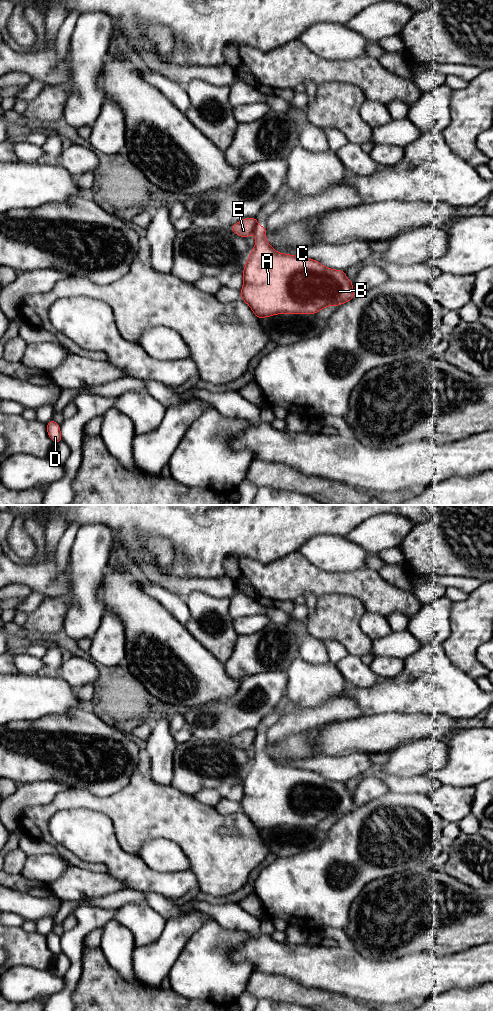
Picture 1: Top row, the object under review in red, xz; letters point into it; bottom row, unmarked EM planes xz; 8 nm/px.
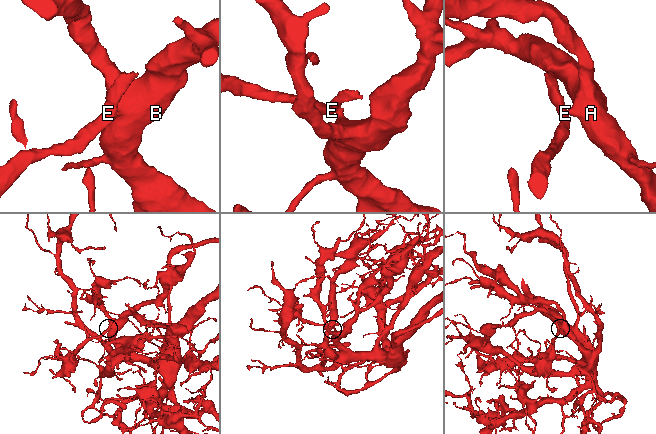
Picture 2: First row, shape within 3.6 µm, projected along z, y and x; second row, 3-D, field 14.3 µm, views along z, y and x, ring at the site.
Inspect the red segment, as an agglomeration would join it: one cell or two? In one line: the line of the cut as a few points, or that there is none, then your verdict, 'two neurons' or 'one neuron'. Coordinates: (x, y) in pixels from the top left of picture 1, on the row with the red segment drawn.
xz (257, 223), (252, 233) | two neurons

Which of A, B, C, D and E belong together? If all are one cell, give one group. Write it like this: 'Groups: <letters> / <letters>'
Groups: A B C D / E

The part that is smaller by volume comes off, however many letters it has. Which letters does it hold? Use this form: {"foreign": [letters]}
{"foreign": ["E"]}

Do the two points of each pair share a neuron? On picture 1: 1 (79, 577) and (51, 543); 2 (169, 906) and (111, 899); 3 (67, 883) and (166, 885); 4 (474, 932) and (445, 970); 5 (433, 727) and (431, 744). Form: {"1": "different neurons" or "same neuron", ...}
{"1": "different neurons", "2": "same neuron", "3": "different neurons", "4": "different neurons", "5": "different neurons"}

